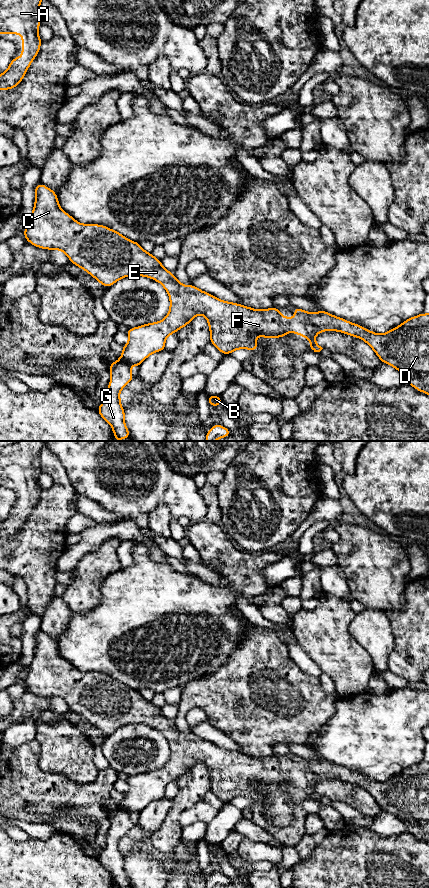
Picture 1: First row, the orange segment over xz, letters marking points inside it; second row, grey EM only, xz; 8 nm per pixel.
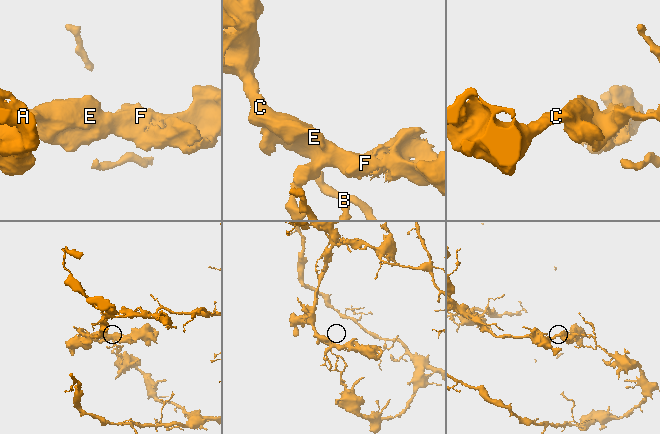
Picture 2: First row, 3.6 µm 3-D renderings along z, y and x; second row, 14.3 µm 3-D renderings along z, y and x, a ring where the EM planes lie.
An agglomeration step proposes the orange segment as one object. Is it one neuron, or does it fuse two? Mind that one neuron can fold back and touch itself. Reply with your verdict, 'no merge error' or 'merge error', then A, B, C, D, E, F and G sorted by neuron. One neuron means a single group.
merge error; A C D E F / B G

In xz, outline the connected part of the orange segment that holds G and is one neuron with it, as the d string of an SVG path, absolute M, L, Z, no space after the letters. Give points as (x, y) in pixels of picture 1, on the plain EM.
M119 810L109 812L111 828L107 842L97 859L112 875L116 888L130 886L124 870L125 858L121 855L120 839L134 827L130 815Z

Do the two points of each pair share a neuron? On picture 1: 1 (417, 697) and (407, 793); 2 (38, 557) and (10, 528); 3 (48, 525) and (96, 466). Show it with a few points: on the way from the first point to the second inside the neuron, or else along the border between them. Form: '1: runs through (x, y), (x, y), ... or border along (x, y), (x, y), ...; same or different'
1: border along (418, 762), (407, 766), (390, 778); different
2: border along (29, 514), (24, 525), (10, 537); different
3: border along (69, 482), (77, 493); different

